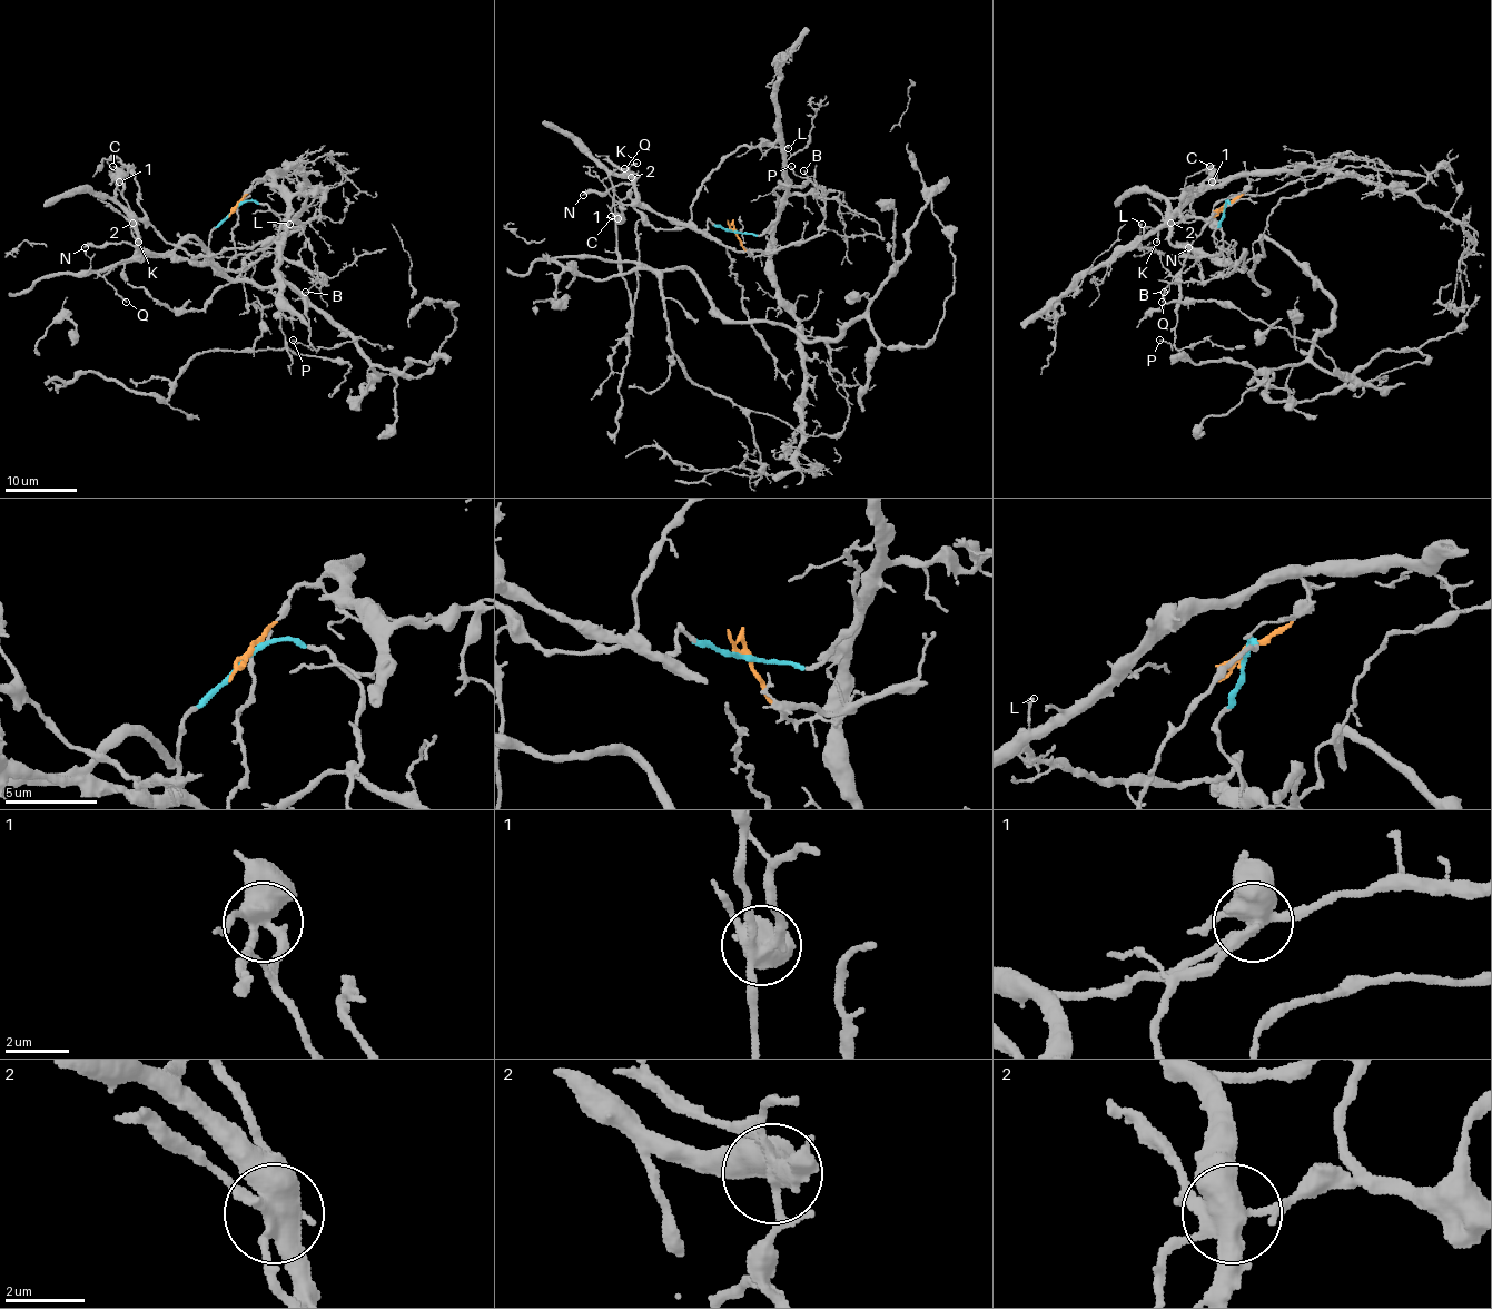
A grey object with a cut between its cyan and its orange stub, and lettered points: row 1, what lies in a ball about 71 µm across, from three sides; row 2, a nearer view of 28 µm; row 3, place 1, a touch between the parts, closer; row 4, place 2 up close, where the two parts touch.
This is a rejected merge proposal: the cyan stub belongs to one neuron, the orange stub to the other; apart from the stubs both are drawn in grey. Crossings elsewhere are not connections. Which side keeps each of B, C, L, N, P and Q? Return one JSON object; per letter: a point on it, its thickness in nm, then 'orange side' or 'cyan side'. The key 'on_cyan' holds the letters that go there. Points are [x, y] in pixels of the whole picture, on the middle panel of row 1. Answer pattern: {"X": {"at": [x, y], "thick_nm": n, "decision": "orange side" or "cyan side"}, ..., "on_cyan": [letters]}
{"B": {"at": [803, 170], "thick_nm": 120, "decision": "cyan side"}, "C": {"at": [611, 216], "thick_nm": 320, "decision": "orange side"}, "L": {"at": [788, 148], "thick_nm": 180, "decision": "orange side"}, "N": {"at": [583, 195], "thick_nm": 280, "decision": "cyan side"}, "P": {"at": [791, 166], "thick_nm": 140, "decision": "cyan side"}, "Q": {"at": [624, 168], "thick_nm": 180, "decision": "cyan side"}, "on_cyan": ["B", "N", "P", "Q"]}

